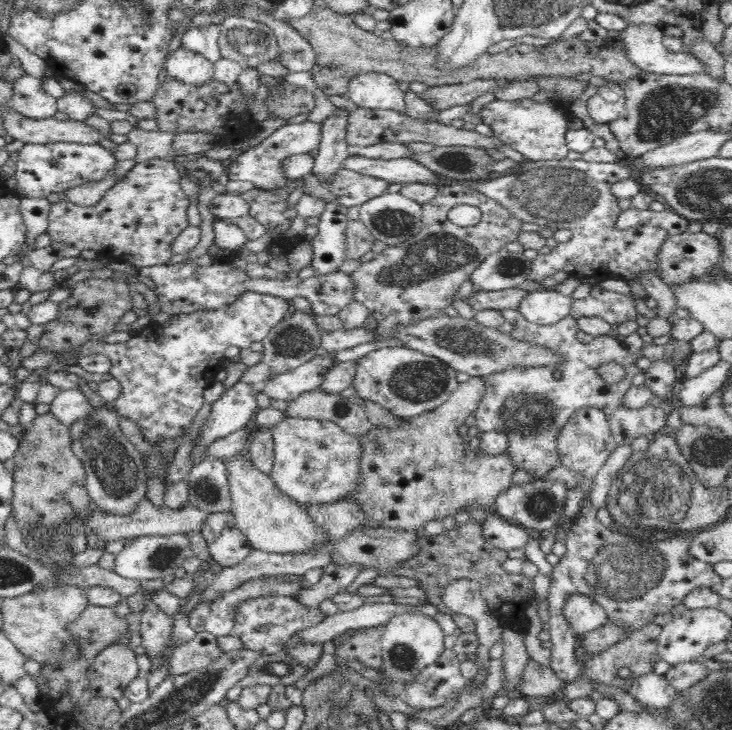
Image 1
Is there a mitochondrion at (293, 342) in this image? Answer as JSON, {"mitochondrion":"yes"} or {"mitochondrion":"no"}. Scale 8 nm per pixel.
{"mitochondrion":"yes"}

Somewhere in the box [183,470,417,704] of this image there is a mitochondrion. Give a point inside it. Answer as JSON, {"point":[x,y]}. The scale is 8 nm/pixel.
{"point":[205,491]}

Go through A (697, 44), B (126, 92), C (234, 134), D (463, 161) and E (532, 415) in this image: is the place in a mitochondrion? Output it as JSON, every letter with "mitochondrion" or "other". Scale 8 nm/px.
{"A":"other","B":"other","C":"other","D":"mitochondrion","E":"mitochondrion"}

